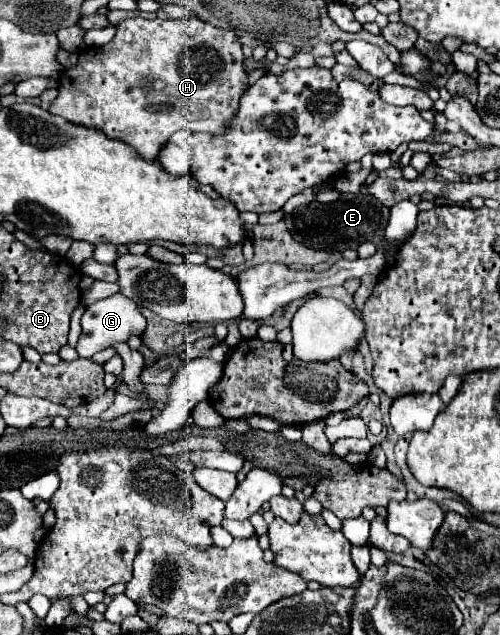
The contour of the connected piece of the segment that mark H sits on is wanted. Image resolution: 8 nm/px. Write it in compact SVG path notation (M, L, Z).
M128 18L116 26L116 36L108 44L80 52L78 66L62 72L58 98L52 106L48 106L48 110L74 124L98 128L110 138L136 148L142 158L156 160L160 148L178 130L226 130L226 120L236 114L240 96L248 88L248 76L242 68L242 60L244 56L236 34L216 28L200 18Z

